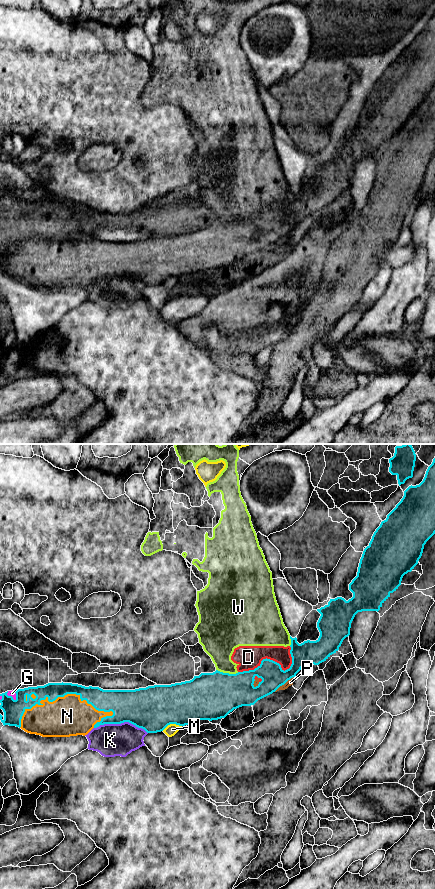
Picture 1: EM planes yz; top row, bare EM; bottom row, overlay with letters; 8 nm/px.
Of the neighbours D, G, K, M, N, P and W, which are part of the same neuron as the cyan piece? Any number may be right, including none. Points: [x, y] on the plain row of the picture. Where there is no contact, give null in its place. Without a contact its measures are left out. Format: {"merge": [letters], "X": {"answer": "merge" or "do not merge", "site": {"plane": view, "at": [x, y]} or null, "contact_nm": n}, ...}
{"merge": ["G", "N"], "D": {"answer": "do not merge", "site": {"plane": "yz", "at": [273, 213]}, "contact_nm": 480}, "G": {"answer": "merge", "site": {"plane": "yz", "at": [10, 248]}, "contact_nm": 100}, "K": {"answer": "do not merge", "site": {"plane": "yz", "at": [121, 274]}, "contact_nm": 440}, "M": {"answer": "do not merge", "site": {"plane": "yz", "at": [171, 275]}, "contact_nm": 170}, "N": {"answer": "merge", "site": {"plane": "yz", "at": [60, 248]}, "contact_nm": 750}, "P": {"answer": "do not merge", "site": {"plane": "yz", "at": [283, 236]}, "contact_nm": 200}, "W": {"answer": "do not merge", "site": {"plane": "yz", "at": [227, 225]}, "contact_nm": 190}}

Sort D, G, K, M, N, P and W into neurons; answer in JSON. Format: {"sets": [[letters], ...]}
{"sets": [["D", "P", "W"], ["G", "N"], ["K"], ["M"]]}

